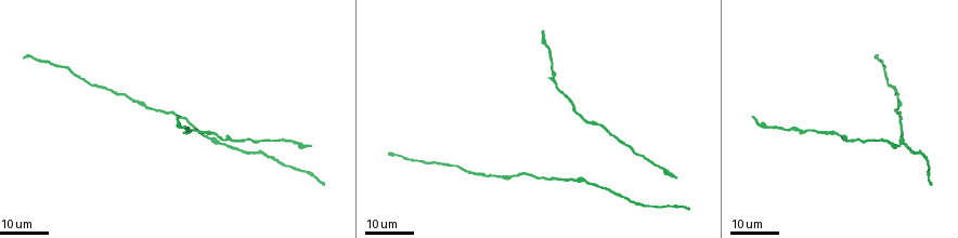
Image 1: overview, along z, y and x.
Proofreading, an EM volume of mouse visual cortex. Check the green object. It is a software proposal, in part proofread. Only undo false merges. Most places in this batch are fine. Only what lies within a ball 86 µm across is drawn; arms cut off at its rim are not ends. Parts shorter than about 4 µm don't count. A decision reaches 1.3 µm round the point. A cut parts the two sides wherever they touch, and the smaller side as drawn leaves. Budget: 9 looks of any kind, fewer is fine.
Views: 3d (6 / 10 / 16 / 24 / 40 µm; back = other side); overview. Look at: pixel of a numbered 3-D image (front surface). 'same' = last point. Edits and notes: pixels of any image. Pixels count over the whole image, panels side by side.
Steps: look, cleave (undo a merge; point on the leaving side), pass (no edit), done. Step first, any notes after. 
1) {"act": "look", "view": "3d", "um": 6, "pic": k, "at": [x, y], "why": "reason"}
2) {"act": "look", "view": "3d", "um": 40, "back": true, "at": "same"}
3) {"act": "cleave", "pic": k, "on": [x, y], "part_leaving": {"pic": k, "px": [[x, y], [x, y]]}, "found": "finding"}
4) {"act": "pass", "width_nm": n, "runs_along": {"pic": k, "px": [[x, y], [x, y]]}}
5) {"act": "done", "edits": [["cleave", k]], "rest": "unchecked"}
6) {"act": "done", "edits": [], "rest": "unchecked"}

{"act": "look", "view": "3d", "um": 24, "pic": 1, "at": [136, 101], "why": "thick turns thin"}

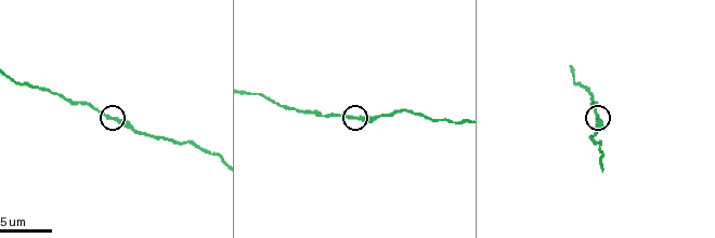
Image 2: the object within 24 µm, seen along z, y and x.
{"act": "look", "view": "3d", "um": 10, "pic": 2, "at": [352, 117]}

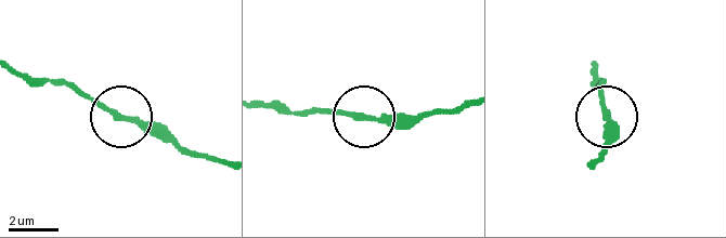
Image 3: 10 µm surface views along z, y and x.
{"act": "look", "view": "3d", "um": 10, "back": true, "pic": 3, "at": [122, 115], "why": "other side"}

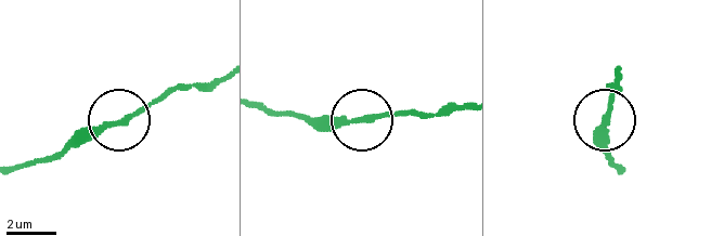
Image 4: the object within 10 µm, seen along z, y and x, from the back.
{"act": "pass", "runs_along": {"pic": 4, "px": [[260, 108], [353, 122], [413, 117]]}, "found": "continuous, no second neuron"}

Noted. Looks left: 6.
{"act": "look", "view": "3d", "um": 10, "pic": 2, "at": [36, 88], "why": "narrows sharply"}

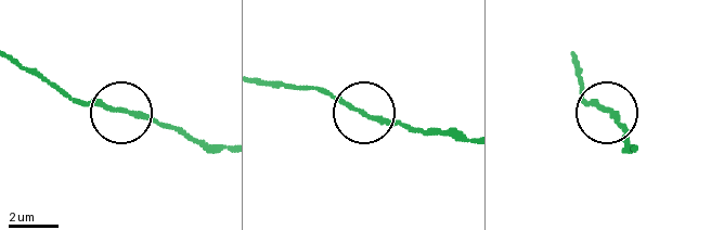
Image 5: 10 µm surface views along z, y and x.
{"act": "look", "view": "3d", "um": 6, "pic": 5, "at": [363, 115], "why": "closer look"}

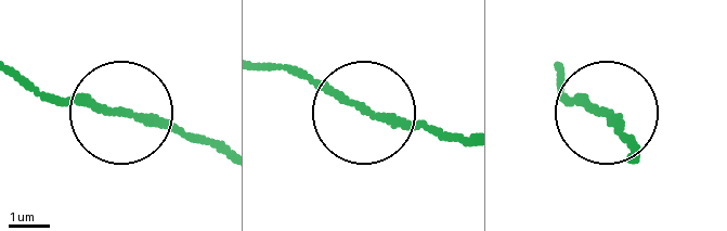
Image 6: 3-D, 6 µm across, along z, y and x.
{"act": "pass", "width_nm": 170, "runs_along": {"pic": 6, "px": [[216, 151], [80, 102], [42, 102]]}, "found": "continuous, no second neuron"}

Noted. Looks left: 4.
{"act": "look", "view": "3d", "um": 16, "pic": 1, "at": [552, 67], "why": "thick turns thin"}

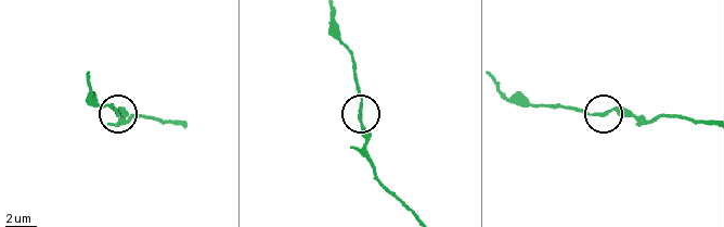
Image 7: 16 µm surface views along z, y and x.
{"act": "look", "view": "3d", "um": 6, "pic": 7, "at": [360, 116]}

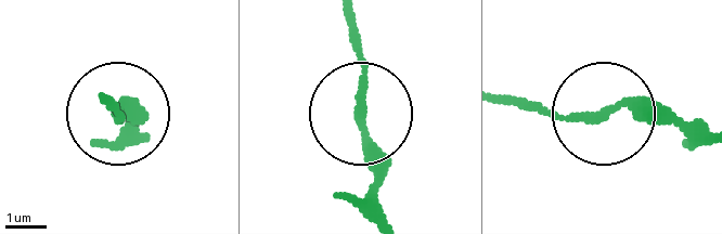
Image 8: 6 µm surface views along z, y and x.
{"act": "look", "view": "3d", "um": 6, "back": true, "pic": 8, "at": [361, 113]}

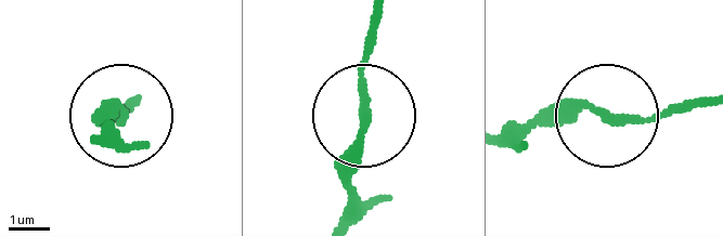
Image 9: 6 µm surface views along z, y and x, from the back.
{"act": "pass", "runs_along": {"pic": 9, "px": [[512, 127], [708, 103]]}, "found": "one neuron here"}

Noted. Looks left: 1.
{"act": "done", "edits": [], "rest": "unchecked"}

